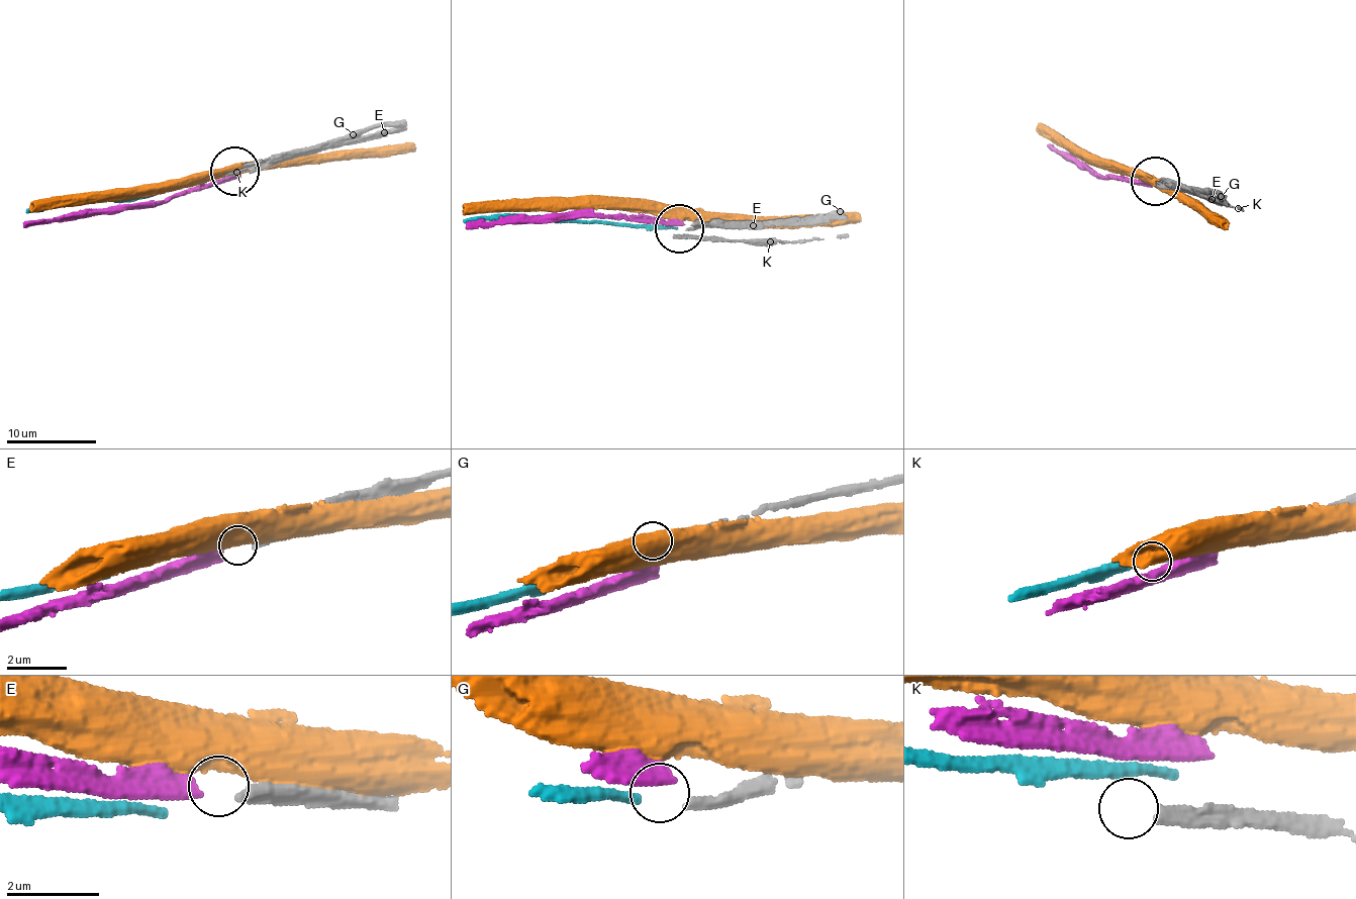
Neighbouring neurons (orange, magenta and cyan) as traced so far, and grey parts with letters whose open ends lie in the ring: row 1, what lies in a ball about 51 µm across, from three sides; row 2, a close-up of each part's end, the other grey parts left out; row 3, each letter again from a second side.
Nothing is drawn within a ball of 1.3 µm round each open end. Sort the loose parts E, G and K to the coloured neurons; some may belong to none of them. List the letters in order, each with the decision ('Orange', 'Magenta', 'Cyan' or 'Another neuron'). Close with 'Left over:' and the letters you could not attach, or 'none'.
E: Magenta
G: Cyan
K: Another neuron
Left over: K

